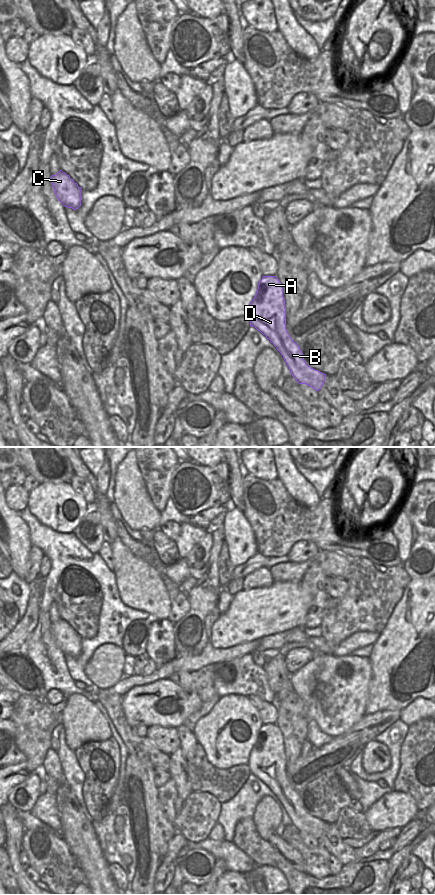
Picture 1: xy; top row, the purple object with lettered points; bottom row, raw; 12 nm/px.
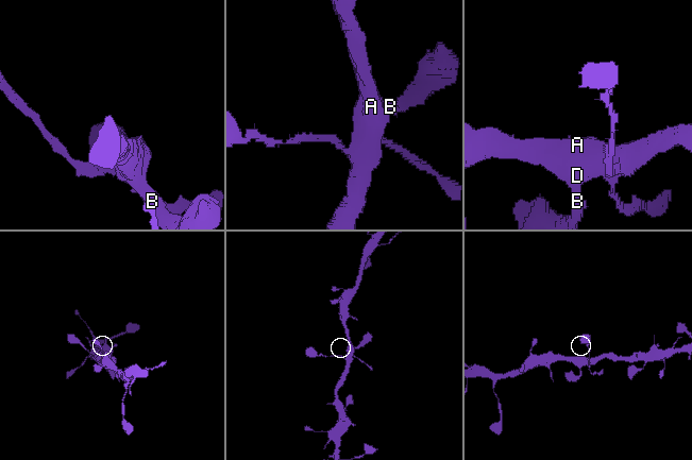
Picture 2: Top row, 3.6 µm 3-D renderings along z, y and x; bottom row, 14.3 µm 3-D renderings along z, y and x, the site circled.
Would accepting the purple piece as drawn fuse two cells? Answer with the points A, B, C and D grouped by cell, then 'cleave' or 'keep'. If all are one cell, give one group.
A B C D; keep

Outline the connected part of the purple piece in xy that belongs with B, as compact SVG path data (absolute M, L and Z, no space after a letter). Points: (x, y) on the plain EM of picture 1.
M263 724L259 729L247 765L250 774L265 783L281 801L296 829L319 839L326 822L306 812L299 793L287 781L283 736L276 724Z

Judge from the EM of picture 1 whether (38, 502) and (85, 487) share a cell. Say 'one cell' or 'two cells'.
two cells

